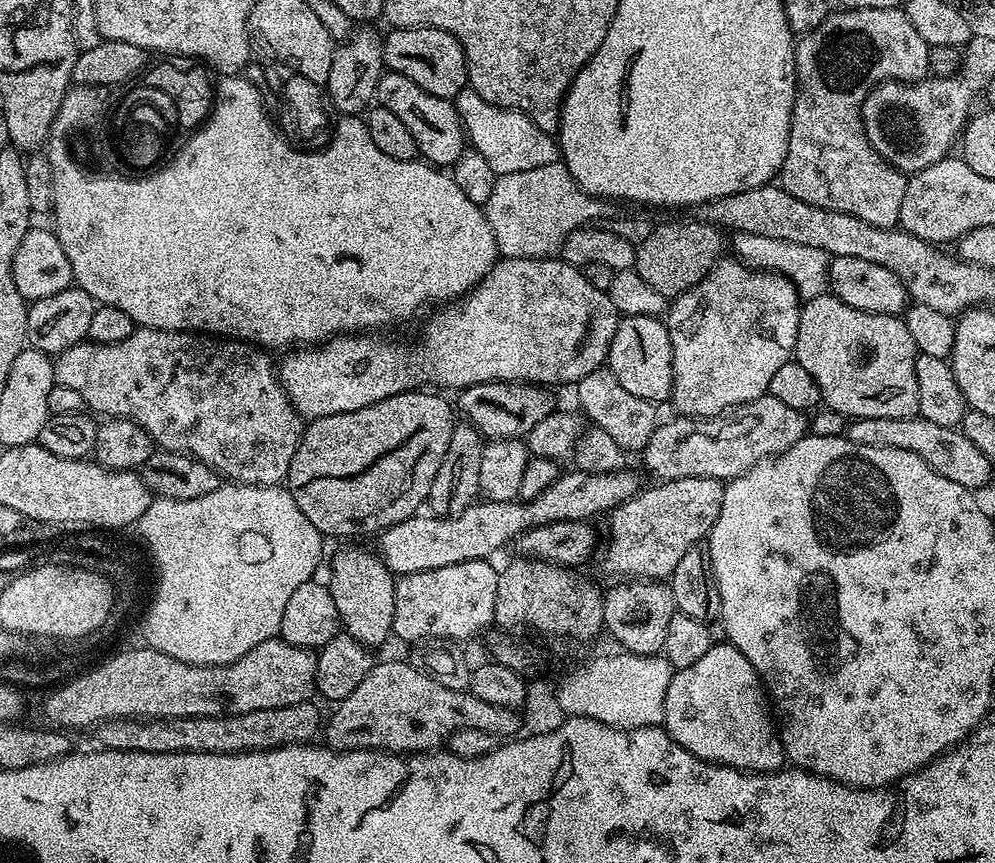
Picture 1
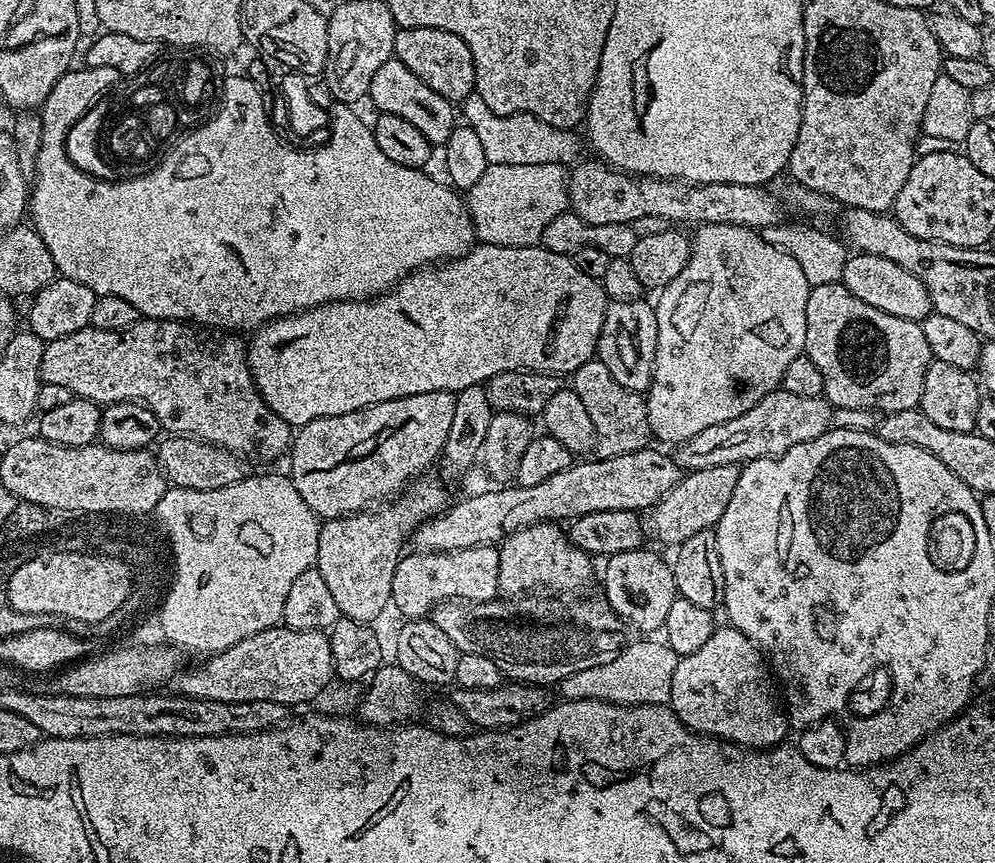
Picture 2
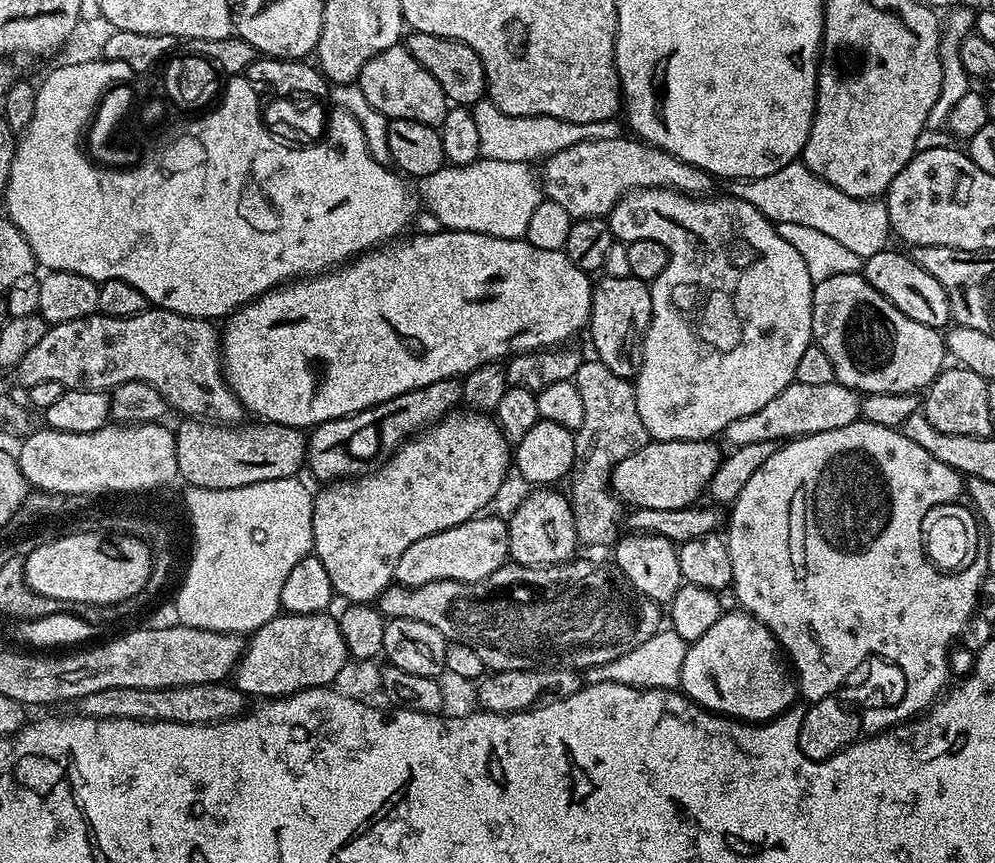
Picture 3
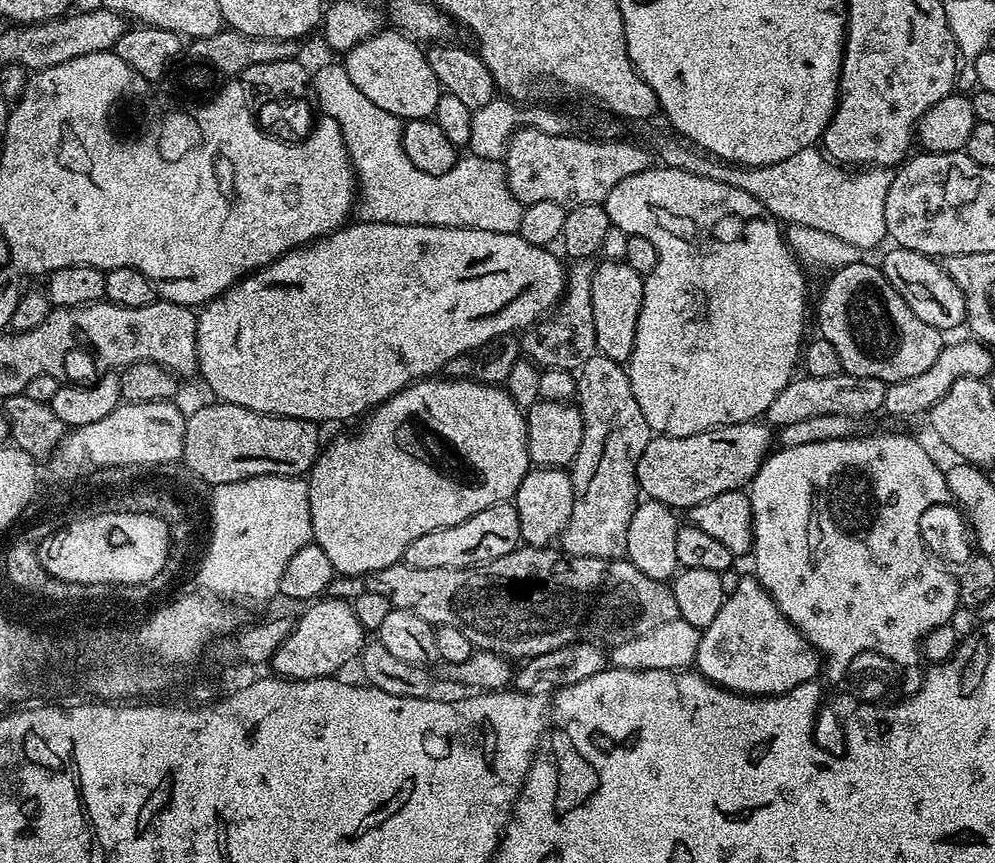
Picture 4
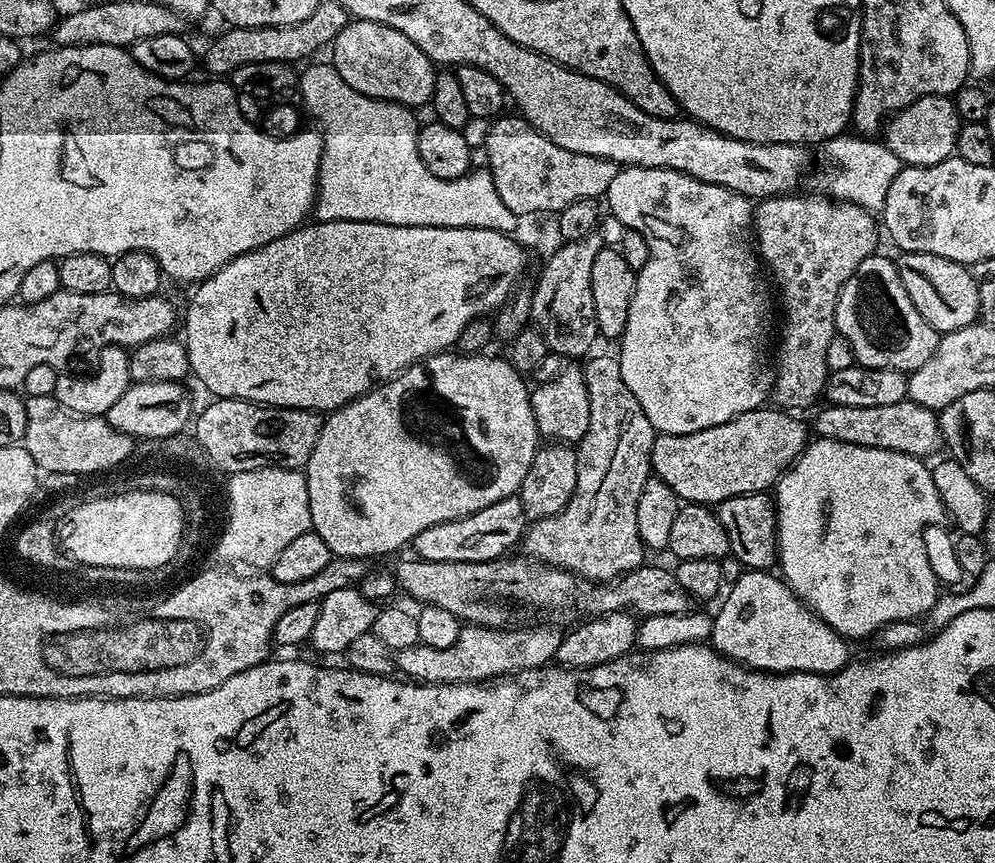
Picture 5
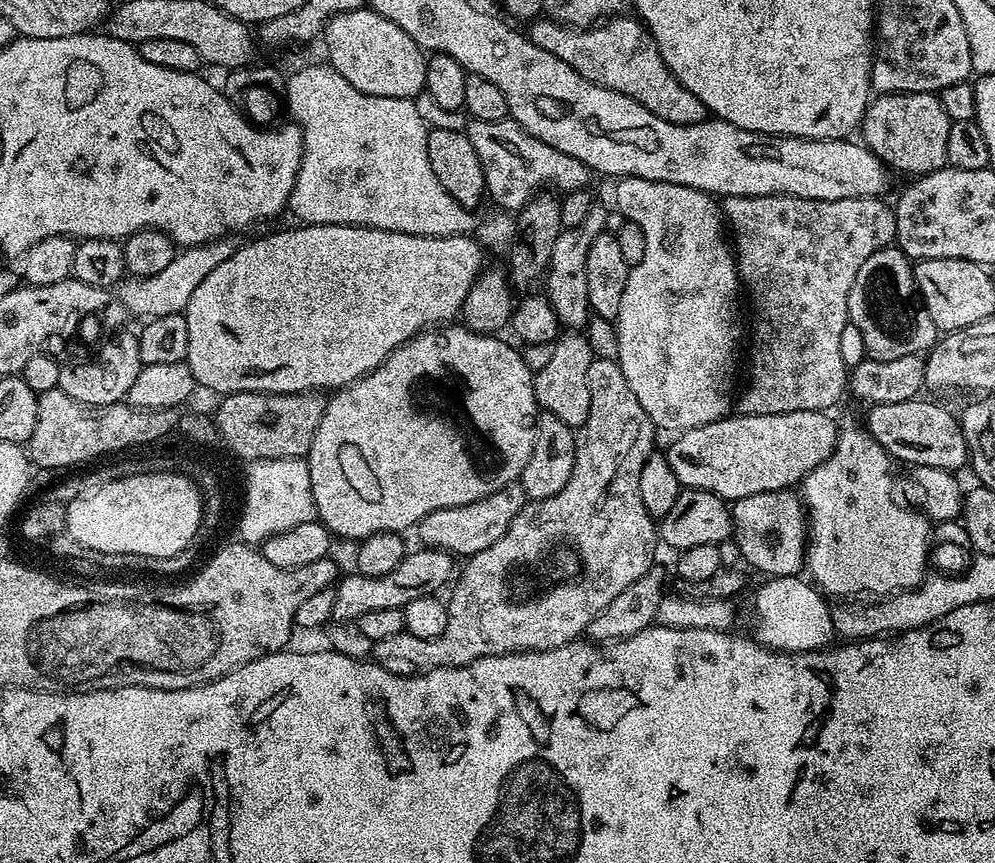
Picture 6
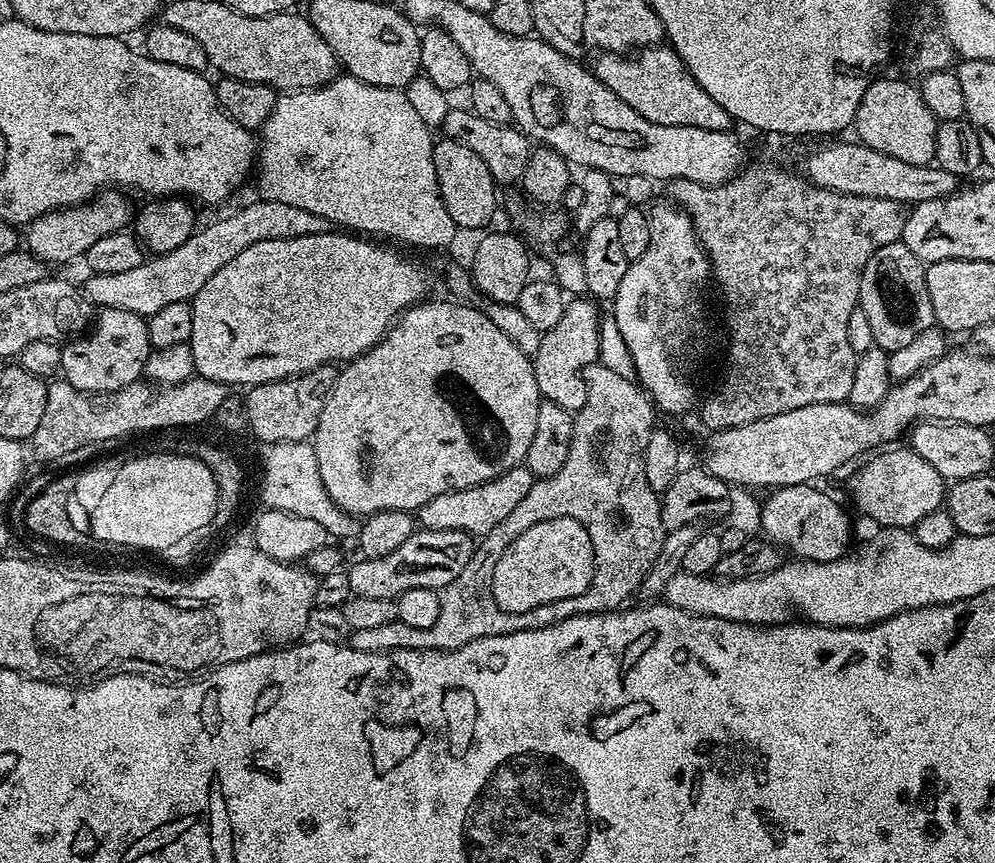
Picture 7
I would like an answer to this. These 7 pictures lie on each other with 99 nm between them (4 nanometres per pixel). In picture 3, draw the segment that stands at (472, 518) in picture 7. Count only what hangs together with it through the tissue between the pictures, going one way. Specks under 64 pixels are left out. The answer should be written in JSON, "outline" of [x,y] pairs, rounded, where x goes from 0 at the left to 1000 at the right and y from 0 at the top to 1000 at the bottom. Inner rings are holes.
{"outline":[[[479,596],[473,603],[464,605],[452,614],[420,623],[420,628],[408,633],[404,647],[398,652],[397,676],[405,681],[428,679],[428,674],[459,672],[475,677],[487,672],[512,648],[511,610],[506,601],[491,596]]]}

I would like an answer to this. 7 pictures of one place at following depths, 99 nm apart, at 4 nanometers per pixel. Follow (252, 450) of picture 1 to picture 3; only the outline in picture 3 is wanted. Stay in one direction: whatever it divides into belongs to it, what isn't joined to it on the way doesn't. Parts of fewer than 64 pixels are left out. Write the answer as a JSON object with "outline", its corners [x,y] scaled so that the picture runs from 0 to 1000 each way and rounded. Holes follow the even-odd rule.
{"outline":[[[150,355],[143,364],[132,366],[131,368],[115,368],[114,366],[94,365],[86,368],[78,368],[70,373],[62,373],[49,379],[48,386],[42,392],[42,396],[38,396],[27,408],[22,415],[22,419],[18,419],[14,428],[16,440],[21,445],[21,451],[28,451],[30,447],[38,447],[38,443],[62,443],[65,451],[70,450],[98,450],[102,452],[112,452],[121,445],[126,445],[132,440],[142,440],[151,447],[155,447],[155,452],[159,452],[159,457],[163,457],[163,461],[169,465],[170,474],[182,477],[185,484],[204,484],[210,489],[224,491],[226,494],[237,494],[246,486],[247,475],[241,469],[241,462],[233,455],[233,448],[229,446],[229,441],[225,439],[225,429],[223,425],[223,411],[221,403],[222,386],[219,384],[218,377],[211,371],[200,371],[194,366],[184,366],[183,364],[175,364],[166,357],[158,357]]]}

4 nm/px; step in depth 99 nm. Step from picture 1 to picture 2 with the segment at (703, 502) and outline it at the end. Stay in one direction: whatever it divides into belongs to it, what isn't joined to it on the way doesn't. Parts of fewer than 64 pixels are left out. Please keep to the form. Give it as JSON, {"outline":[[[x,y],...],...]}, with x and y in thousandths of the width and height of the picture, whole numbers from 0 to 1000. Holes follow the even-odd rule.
{"outline":[[[745,539],[714,540],[702,542],[684,550],[682,559],[659,584],[655,585],[653,597],[653,616],[667,630],[682,633],[703,616],[719,613],[726,600],[726,591],[734,582],[734,572],[738,572],[738,563],[742,563]]]}

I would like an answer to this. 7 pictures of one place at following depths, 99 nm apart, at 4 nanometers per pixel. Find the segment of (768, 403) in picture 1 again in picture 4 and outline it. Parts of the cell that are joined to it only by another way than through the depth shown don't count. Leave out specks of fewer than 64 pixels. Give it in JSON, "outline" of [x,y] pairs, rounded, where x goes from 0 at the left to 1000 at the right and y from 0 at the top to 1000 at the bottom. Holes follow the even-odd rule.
{"outline":[[[811,433],[796,441],[774,466],[770,479],[773,492],[787,494],[794,489],[803,489],[806,484],[819,484],[824,480],[850,480],[867,484],[875,477],[884,477],[890,466],[891,445],[887,445],[882,438],[862,438],[845,433],[838,438],[818,438]]]}

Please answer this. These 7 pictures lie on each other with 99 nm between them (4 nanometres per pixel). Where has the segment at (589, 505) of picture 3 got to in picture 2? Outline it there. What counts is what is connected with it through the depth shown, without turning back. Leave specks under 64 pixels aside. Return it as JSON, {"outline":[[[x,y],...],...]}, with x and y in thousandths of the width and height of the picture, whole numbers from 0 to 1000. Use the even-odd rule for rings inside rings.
{"outline":[[[602,415],[590,417],[585,424],[581,424],[581,429],[574,432],[573,448],[581,457],[581,461],[585,461],[589,475],[593,479],[593,489],[597,489],[597,524],[600,530],[624,528],[652,518],[656,504],[648,460],[644,455],[621,447],[621,443],[617,443],[613,435],[613,429],[609,429]]]}

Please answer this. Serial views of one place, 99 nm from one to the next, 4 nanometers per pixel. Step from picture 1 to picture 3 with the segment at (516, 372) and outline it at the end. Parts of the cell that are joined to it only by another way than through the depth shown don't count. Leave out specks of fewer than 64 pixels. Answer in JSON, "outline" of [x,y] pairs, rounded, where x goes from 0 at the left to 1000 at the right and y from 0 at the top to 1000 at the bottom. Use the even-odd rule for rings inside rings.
{"outline":[[[437,268],[430,269],[427,273],[418,273],[415,278],[400,276],[333,313],[282,329],[281,333],[265,338],[258,348],[253,348],[228,367],[221,392],[223,425],[225,439],[233,448],[233,455],[241,462],[241,469],[252,481],[254,477],[257,481],[254,483],[270,491],[313,498],[324,489],[354,482],[357,477],[374,473],[377,468],[383,468],[389,463],[395,463],[412,452],[420,452],[424,447],[432,447],[436,443],[465,438],[485,422],[503,419],[525,408],[558,404],[560,401],[575,395],[573,393],[581,388],[586,380],[588,384],[592,379],[595,368],[597,329],[592,316],[581,313],[581,308],[577,308],[577,304],[573,304],[573,299],[567,291],[541,289],[528,276],[510,278],[479,269]]]}

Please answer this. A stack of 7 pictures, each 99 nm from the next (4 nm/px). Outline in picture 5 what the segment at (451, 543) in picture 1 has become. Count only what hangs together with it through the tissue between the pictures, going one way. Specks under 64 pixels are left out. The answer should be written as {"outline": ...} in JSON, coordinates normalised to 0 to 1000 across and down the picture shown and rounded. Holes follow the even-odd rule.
{"outline":[[[769,470],[697,503],[660,504],[655,518],[658,555],[669,559],[684,581],[713,586],[723,586],[730,577],[775,567],[814,510],[807,489],[796,482],[795,476]]]}

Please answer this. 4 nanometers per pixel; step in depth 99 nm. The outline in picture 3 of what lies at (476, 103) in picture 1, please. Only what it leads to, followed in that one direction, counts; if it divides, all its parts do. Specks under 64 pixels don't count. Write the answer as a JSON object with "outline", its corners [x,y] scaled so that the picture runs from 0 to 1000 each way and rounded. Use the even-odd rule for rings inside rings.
{"outline":[[[482,116],[474,125],[476,143],[480,145],[480,169],[483,182],[487,185],[499,185],[501,188],[543,188],[548,183],[561,178],[561,174],[569,174],[569,169],[581,169],[581,165],[601,165],[602,162],[617,162],[626,159],[629,153],[628,145],[622,144],[622,138],[616,137],[605,141],[569,141],[565,137],[553,137],[552,134],[514,134],[505,132],[501,123],[496,123],[493,116]]]}

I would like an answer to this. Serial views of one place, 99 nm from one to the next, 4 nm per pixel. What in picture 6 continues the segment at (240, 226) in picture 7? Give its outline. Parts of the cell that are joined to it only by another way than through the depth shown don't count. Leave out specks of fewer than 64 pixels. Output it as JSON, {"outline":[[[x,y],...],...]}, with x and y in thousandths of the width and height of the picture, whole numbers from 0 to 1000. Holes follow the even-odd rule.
{"outline":[[[222,276],[213,278],[209,283],[195,283],[178,291],[175,304],[159,313],[159,317],[150,320],[138,320],[129,322],[120,330],[119,351],[123,353],[128,363],[137,366],[145,366],[149,371],[163,368],[163,364],[179,364],[189,356],[191,341],[199,336],[199,331],[205,326],[214,313],[223,308],[227,299],[235,291],[235,283],[232,277]]]}

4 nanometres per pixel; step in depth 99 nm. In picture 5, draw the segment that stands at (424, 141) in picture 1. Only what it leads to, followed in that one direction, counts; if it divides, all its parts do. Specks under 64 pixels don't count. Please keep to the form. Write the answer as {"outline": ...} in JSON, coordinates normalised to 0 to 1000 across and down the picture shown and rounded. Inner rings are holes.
{"outline":[[[351,22],[350,29],[334,45],[332,59],[334,78],[344,86],[349,97],[360,104],[360,109],[405,121],[407,125],[415,127],[421,126],[421,121],[429,122],[434,115],[440,87],[434,68],[424,63],[424,58],[420,58],[420,53],[416,53],[408,39],[400,39],[400,35],[392,30],[371,23]]]}

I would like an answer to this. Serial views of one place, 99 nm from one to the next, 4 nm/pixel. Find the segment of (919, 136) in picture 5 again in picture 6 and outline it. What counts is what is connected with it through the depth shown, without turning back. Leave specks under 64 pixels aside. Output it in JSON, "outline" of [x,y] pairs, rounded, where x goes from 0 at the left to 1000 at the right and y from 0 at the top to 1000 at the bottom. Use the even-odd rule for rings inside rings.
{"outline":[[[889,107],[873,119],[862,149],[868,170],[873,171],[893,196],[914,199],[914,205],[932,204],[953,190],[951,160],[957,138],[947,127],[940,107]]]}

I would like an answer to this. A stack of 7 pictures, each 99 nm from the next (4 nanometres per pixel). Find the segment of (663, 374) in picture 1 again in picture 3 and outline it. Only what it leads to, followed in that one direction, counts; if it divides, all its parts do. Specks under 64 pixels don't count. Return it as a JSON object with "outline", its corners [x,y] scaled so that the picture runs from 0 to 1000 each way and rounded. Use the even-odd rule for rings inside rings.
{"outline":[[[640,320],[613,321],[599,324],[595,335],[595,403],[598,416],[604,417],[617,433],[635,440],[643,432],[649,382],[655,367],[655,335]]]}

